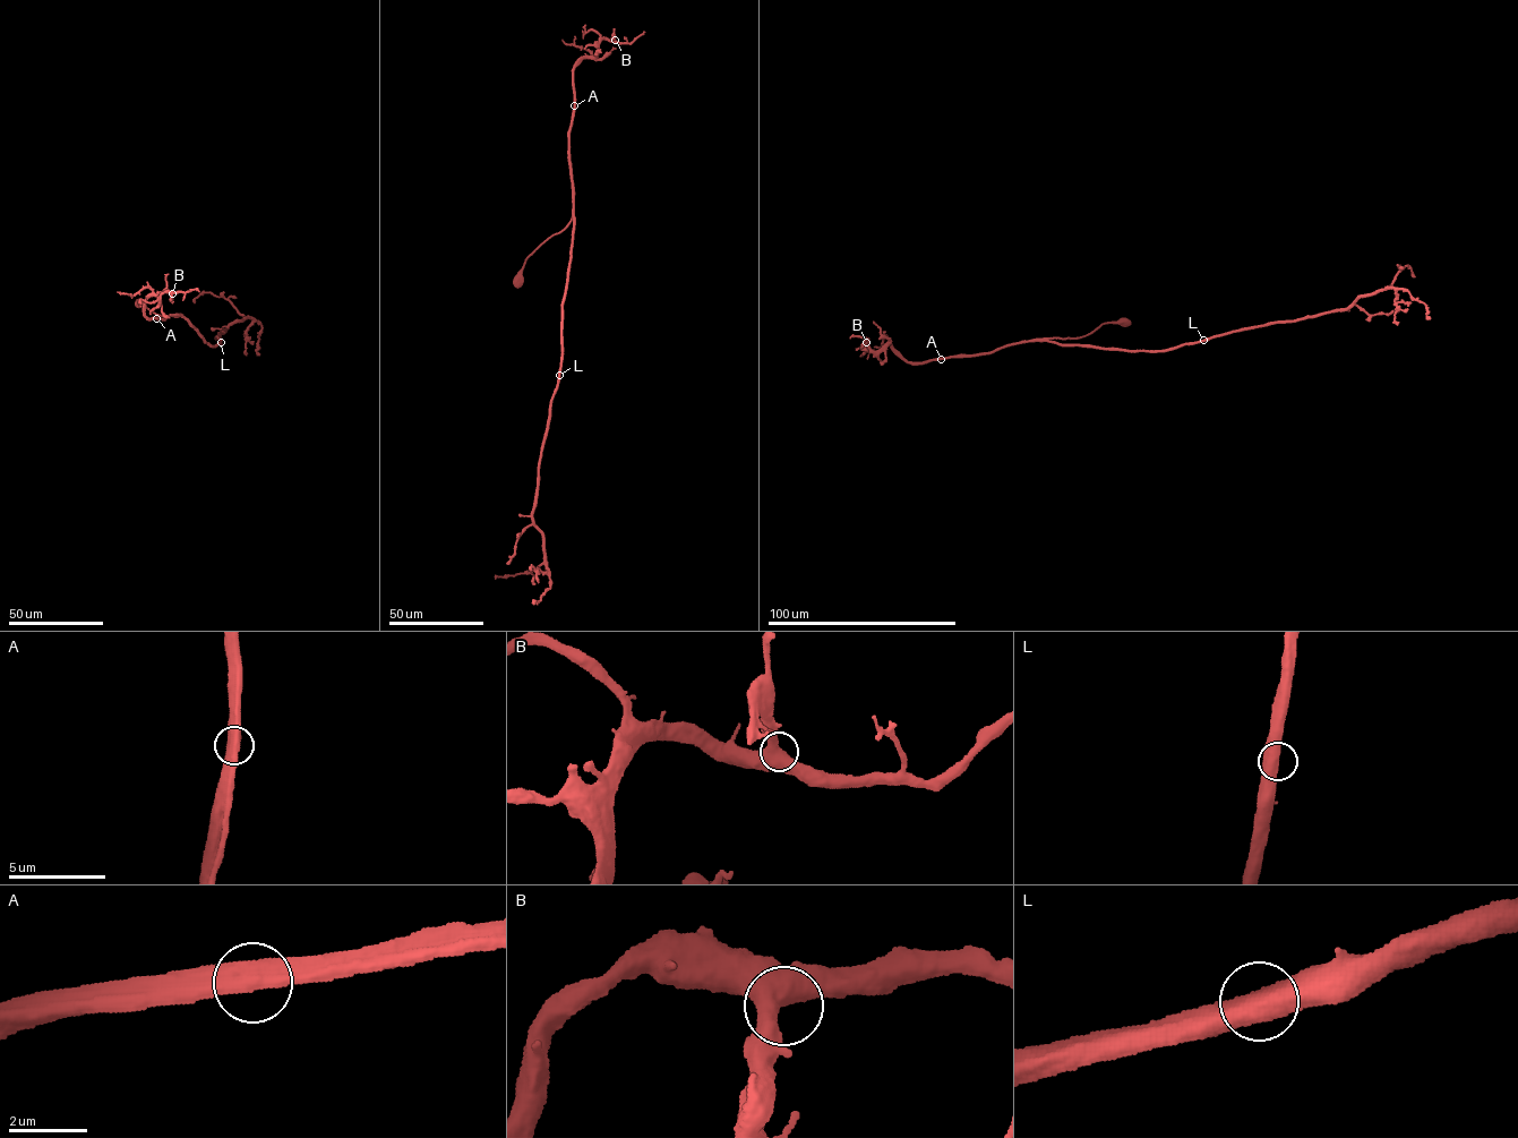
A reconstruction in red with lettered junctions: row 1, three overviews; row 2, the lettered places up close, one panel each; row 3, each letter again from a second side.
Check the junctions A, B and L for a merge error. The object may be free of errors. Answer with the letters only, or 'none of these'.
none of these

